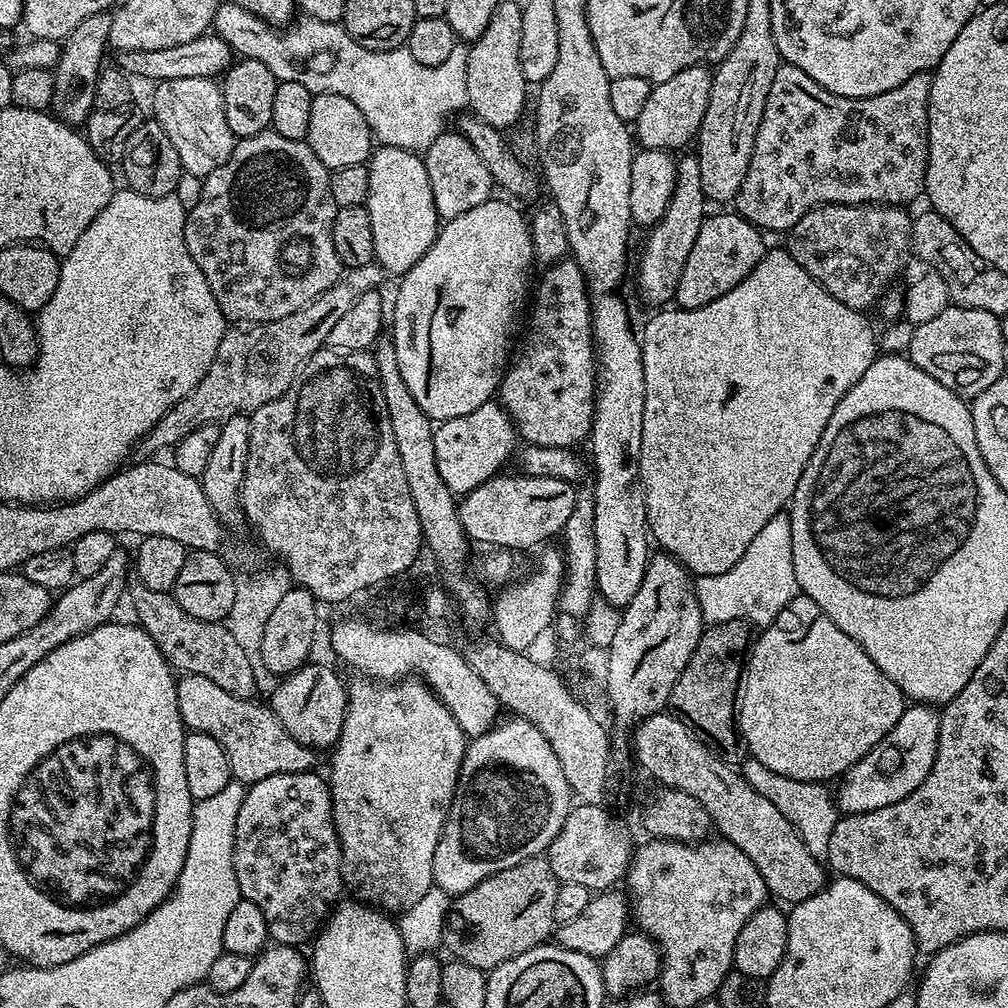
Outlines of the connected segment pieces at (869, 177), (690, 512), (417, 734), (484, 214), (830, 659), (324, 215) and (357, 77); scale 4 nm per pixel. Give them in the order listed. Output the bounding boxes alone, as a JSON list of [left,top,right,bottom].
[[738,63,931,234],[640,247,878,577],[326,678,468,914],[390,198,534,422],[736,594,906,782],[184,130,342,324],[212,2,404,146]]

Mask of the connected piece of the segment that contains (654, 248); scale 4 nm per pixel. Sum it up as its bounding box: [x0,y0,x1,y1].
[640,154,706,306]

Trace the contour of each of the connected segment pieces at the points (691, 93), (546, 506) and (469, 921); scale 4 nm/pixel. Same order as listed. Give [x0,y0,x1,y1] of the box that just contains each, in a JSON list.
[[634,64,712,150],[459,475,575,550],[443,855,558,970]]

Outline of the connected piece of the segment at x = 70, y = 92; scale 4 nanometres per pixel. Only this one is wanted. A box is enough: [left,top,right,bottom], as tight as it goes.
[52,12,112,126]

